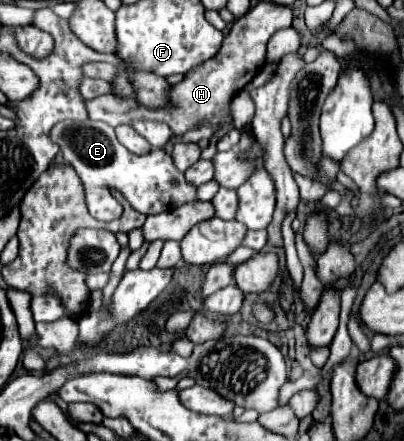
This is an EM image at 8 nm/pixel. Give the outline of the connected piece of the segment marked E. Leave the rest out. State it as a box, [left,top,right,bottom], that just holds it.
[49,121,197,221]

